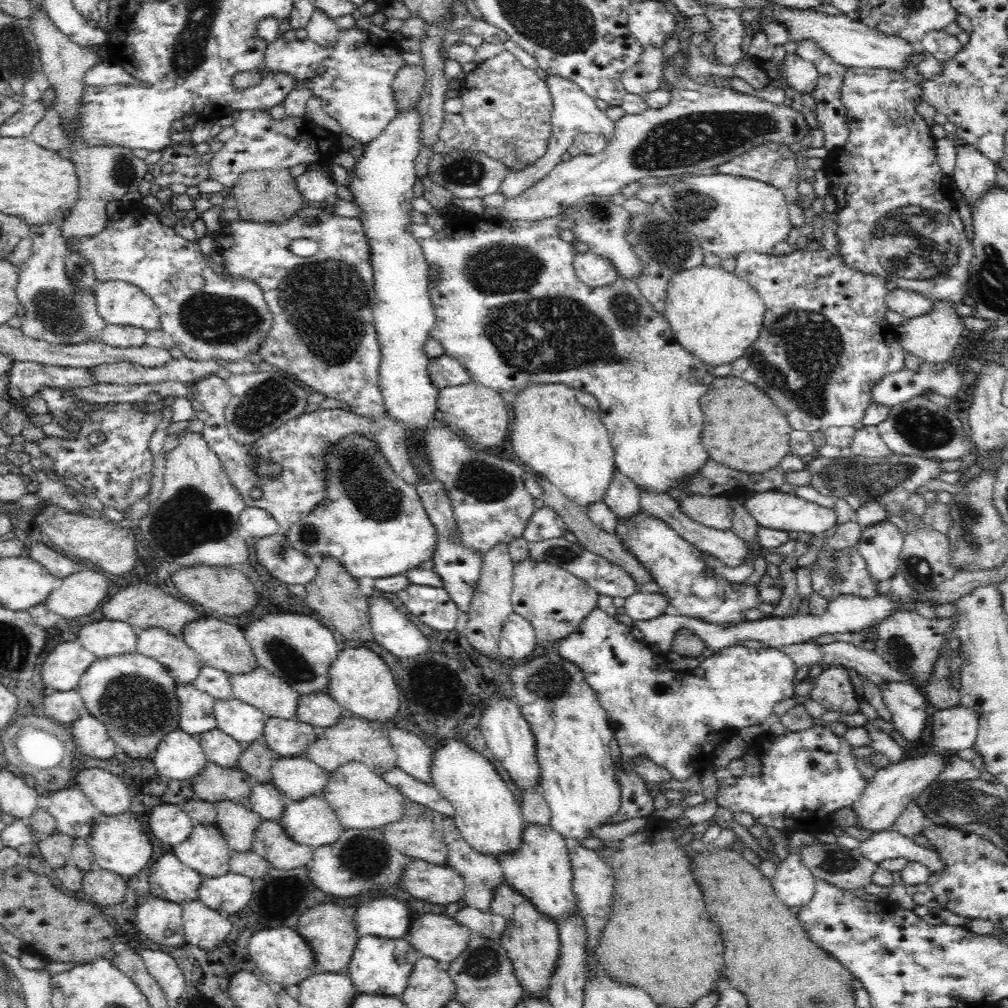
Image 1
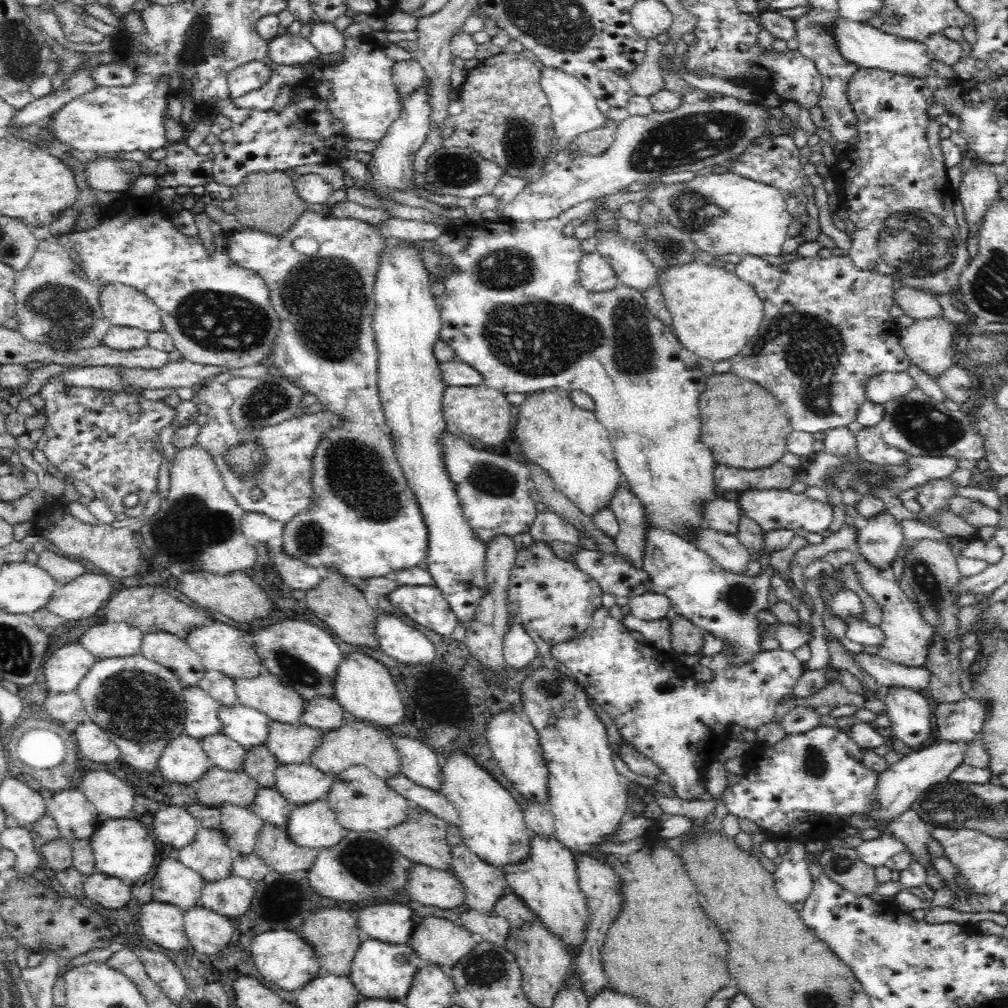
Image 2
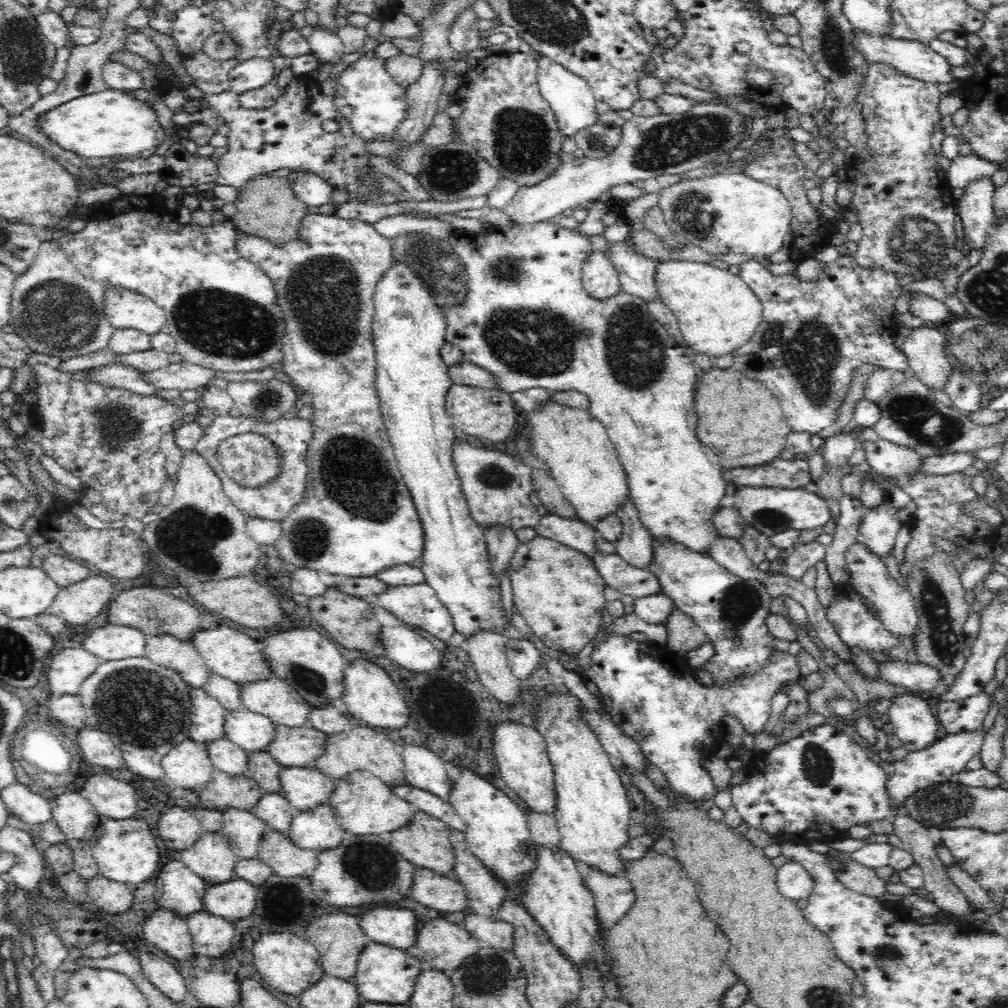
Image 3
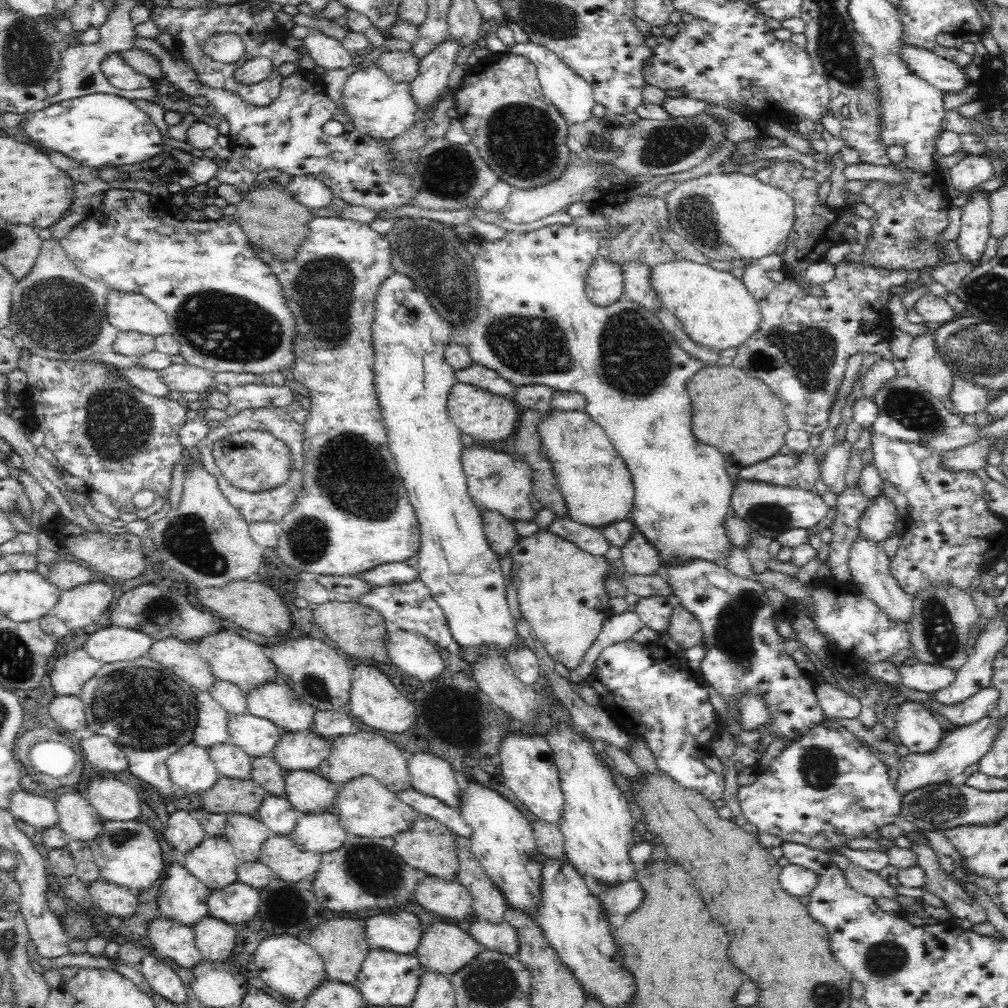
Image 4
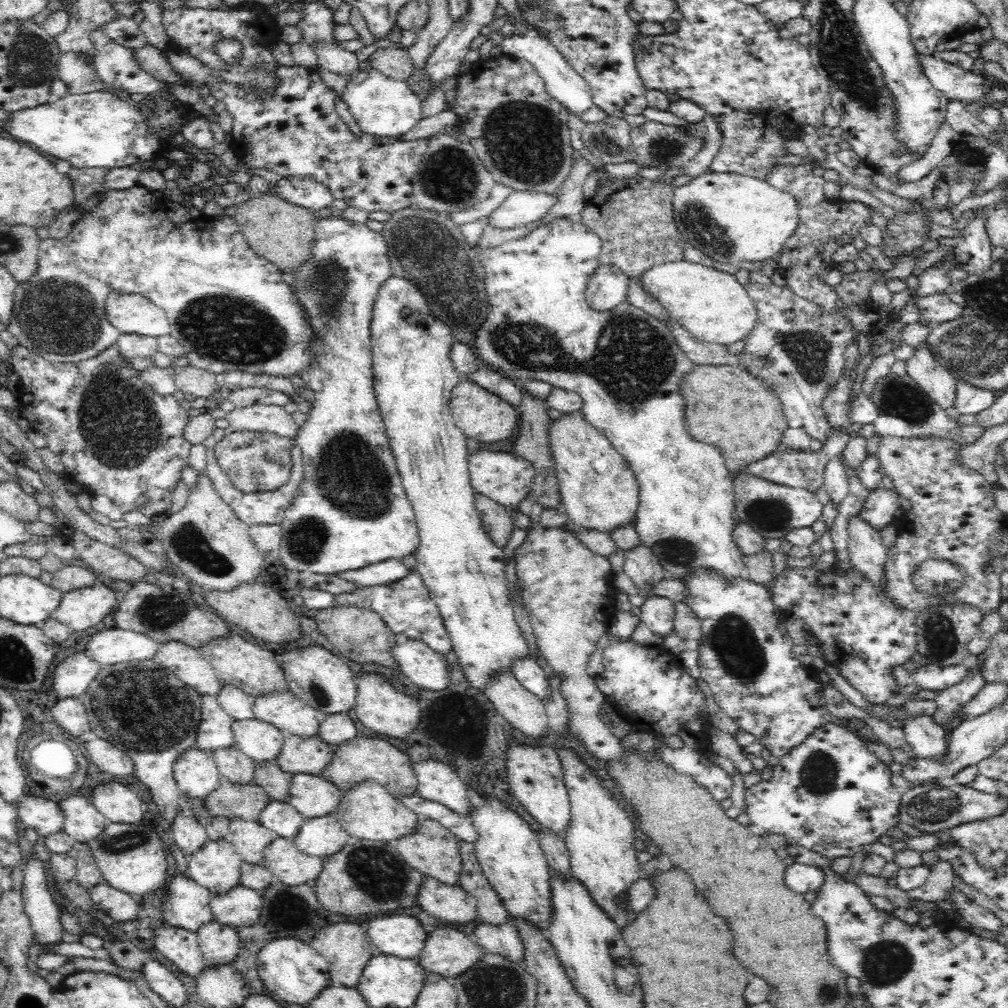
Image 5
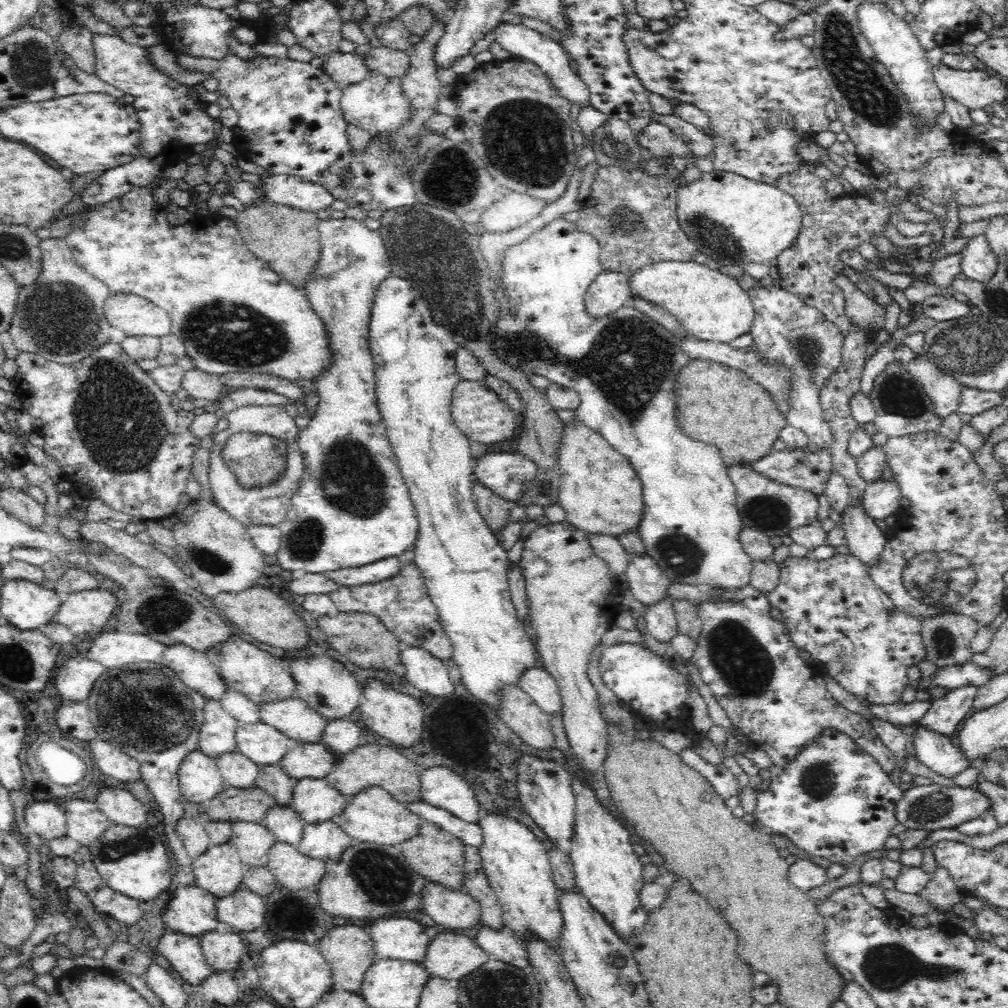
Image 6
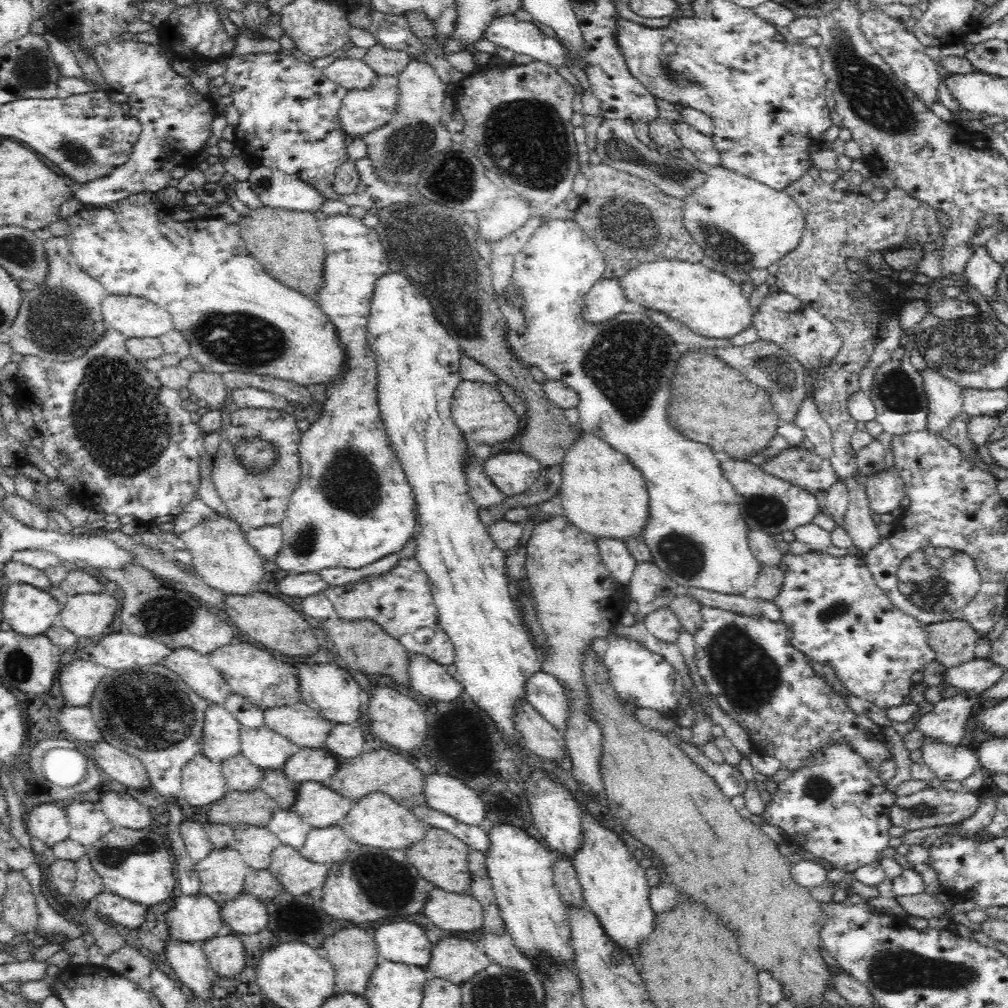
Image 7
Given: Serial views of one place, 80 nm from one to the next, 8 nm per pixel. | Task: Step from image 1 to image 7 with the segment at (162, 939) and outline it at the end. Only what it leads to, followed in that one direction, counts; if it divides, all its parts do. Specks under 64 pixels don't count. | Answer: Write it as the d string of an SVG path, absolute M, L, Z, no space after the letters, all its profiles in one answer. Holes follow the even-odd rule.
M171 938L166 942L166 958L170 962L170 967L178 975L180 982L184 987L188 987L196 997L200 999L210 999L214 984L219 980L216 973L210 968L204 953L203 943L201 942L182 942Z

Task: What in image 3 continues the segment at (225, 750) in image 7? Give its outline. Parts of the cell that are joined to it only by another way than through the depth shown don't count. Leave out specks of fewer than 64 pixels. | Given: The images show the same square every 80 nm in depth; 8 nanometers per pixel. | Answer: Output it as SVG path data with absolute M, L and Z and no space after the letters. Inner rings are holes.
M192 688L190 698L190 738L194 739L194 742L202 743L224 738L224 718L227 710L203 688Z

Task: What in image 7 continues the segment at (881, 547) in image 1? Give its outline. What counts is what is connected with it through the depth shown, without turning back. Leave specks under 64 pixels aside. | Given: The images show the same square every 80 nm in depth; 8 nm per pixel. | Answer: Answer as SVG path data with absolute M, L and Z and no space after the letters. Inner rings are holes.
M896 467L869 476L866 487L870 507L876 514L890 513L905 497L904 479L898 475Z

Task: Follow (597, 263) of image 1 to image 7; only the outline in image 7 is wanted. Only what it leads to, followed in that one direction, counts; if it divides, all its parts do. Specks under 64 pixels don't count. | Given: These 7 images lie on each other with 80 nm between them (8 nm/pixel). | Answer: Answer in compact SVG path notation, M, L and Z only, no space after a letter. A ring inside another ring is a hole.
M602 278L586 295L581 317L592 324L616 318L627 303L619 278Z

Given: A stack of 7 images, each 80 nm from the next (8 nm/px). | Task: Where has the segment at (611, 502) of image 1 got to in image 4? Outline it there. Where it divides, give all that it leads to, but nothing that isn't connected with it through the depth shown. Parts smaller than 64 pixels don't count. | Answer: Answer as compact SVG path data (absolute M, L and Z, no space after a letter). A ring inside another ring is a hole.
M638 529L633 531L630 541L621 547L623 563L628 575L655 576L661 568L658 551L644 538Z

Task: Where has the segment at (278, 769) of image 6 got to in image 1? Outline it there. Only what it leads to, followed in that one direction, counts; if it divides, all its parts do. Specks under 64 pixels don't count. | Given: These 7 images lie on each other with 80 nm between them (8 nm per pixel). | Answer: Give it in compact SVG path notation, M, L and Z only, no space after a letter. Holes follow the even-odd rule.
M257 739L243 748L238 767L258 783L273 783L271 768L277 757L263 740Z

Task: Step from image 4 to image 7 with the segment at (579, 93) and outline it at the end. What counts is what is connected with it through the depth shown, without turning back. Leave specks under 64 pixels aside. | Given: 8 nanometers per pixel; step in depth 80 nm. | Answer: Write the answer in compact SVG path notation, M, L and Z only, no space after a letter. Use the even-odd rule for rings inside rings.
M504 14L502 18L496 18L484 30L482 39L515 54L528 55L534 61L546 63L555 70L558 66L566 66L565 49L560 42L546 29L517 20L514 14Z

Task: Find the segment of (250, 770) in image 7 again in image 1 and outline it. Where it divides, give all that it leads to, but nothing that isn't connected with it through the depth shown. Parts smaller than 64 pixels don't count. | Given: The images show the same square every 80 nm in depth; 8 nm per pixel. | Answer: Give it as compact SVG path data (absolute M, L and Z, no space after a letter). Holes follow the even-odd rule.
M218 728L197 735L207 762L228 768L238 767L243 746Z

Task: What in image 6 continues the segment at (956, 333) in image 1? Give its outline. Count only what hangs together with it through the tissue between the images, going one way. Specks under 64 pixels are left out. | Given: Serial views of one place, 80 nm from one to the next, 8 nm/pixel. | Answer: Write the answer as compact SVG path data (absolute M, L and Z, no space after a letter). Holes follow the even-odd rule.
M920 355L908 362L908 372L922 383L927 397L933 402L937 416L946 418L957 412L962 385L951 374L944 374L927 356Z

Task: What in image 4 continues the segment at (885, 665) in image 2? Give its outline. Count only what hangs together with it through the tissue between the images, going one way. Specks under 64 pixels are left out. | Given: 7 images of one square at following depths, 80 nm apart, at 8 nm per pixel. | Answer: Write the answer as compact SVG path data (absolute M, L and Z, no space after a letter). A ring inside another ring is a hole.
M926 663L900 665L901 682L922 692L936 692L954 682L957 670Z

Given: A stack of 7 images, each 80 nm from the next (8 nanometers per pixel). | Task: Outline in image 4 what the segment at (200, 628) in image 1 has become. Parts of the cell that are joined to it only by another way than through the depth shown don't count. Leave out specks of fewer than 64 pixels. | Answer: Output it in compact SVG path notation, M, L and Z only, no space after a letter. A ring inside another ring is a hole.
M227 626L220 633L210 634L197 643L200 656L210 665L212 676L217 680L230 681L245 694L266 682L277 682L278 669L264 653L263 646L246 640L244 636L232 630L234 630L232 626Z

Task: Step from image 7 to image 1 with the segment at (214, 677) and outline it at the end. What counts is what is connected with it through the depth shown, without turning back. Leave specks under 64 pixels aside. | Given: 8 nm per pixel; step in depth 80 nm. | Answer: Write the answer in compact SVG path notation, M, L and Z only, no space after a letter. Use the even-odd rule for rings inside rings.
M155 627L136 629L136 650L157 660L179 684L192 684L200 674L201 662L182 636L169 634Z

